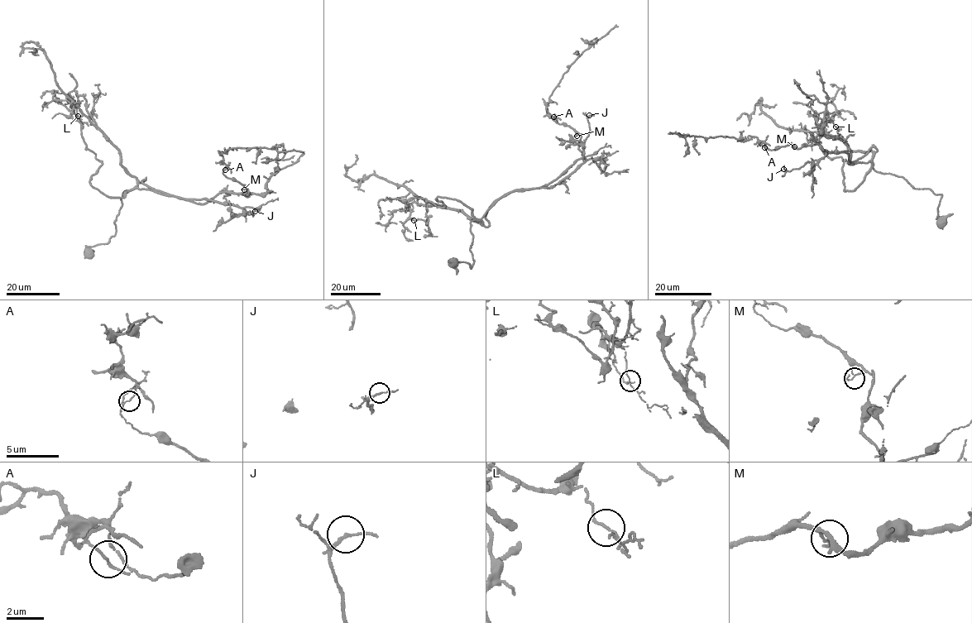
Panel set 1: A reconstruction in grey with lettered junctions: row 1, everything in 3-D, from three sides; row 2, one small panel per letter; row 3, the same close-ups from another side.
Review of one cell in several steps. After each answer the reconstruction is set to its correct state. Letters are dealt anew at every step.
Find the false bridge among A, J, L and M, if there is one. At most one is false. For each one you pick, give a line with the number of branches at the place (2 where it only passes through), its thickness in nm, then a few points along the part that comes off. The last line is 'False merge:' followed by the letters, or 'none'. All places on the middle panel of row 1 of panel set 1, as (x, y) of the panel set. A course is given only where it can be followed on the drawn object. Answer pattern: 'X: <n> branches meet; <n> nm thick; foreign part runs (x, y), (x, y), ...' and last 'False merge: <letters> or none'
A: 2 branches meet; 110 nm thick; foreign part runs (553, 117), (554, 114), (555, 117), (547, 112), (546, 103), (562, 74), (585, 50), (618, 26)
False merge: A

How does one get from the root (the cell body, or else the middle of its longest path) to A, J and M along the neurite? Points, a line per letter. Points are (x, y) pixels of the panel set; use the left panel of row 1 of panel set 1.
A: (88, 253), (88, 246), (114, 235), (125, 190), (206, 203), (225, 192), (251, 194), (225, 170)
J: (88, 253), (88, 246), (106, 243), (114, 235), (122, 194), (135, 188), (226, 203), (252, 215), (255, 211)
M: (88, 253), (88, 246), (114, 235), (125, 190), (206, 203), (225, 192), (251, 194), (244, 189)

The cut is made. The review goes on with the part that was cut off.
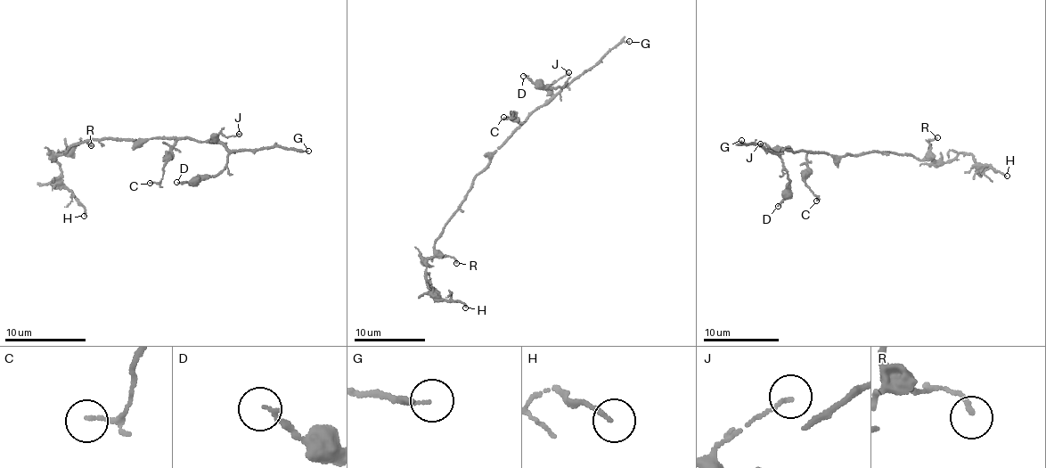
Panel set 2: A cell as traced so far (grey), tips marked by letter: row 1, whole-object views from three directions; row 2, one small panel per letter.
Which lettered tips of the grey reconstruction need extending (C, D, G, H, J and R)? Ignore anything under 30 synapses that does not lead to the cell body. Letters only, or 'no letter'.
G

